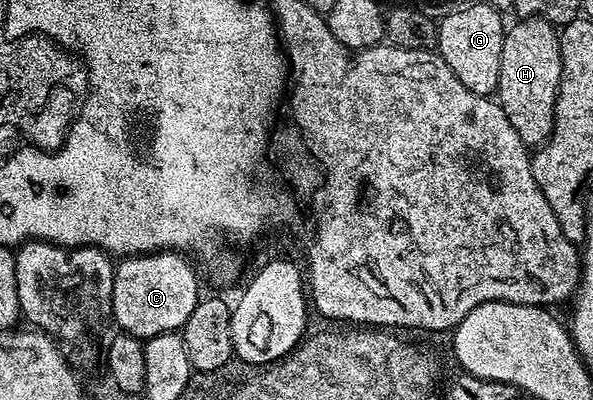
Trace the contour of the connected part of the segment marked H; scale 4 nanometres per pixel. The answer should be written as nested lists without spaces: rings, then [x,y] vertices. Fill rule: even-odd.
[[[526,17],[517,20],[517,25],[507,30],[502,47],[502,67],[498,71],[498,87],[495,96],[500,102],[506,119],[518,131],[518,139],[529,147],[539,147],[550,139],[556,114],[556,100],[560,94],[562,79],[562,55],[560,54],[560,35],[557,26],[545,17]]]

